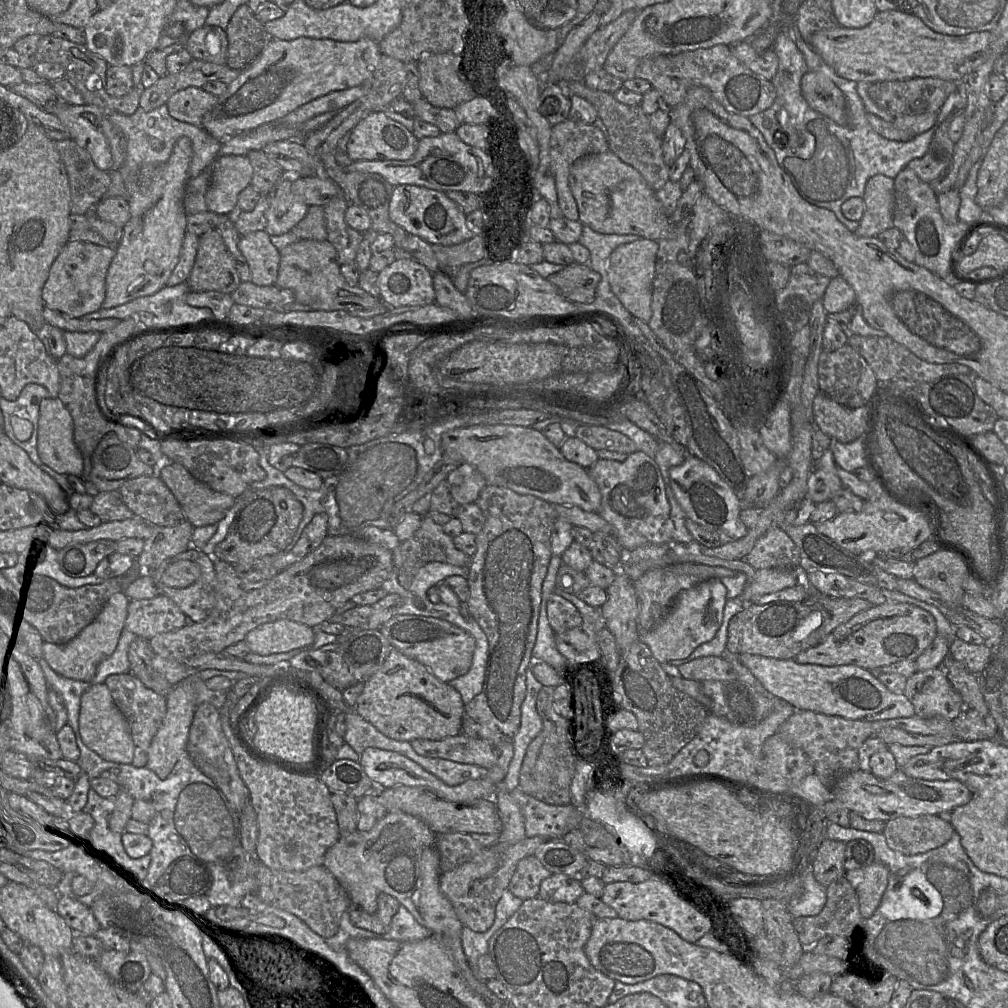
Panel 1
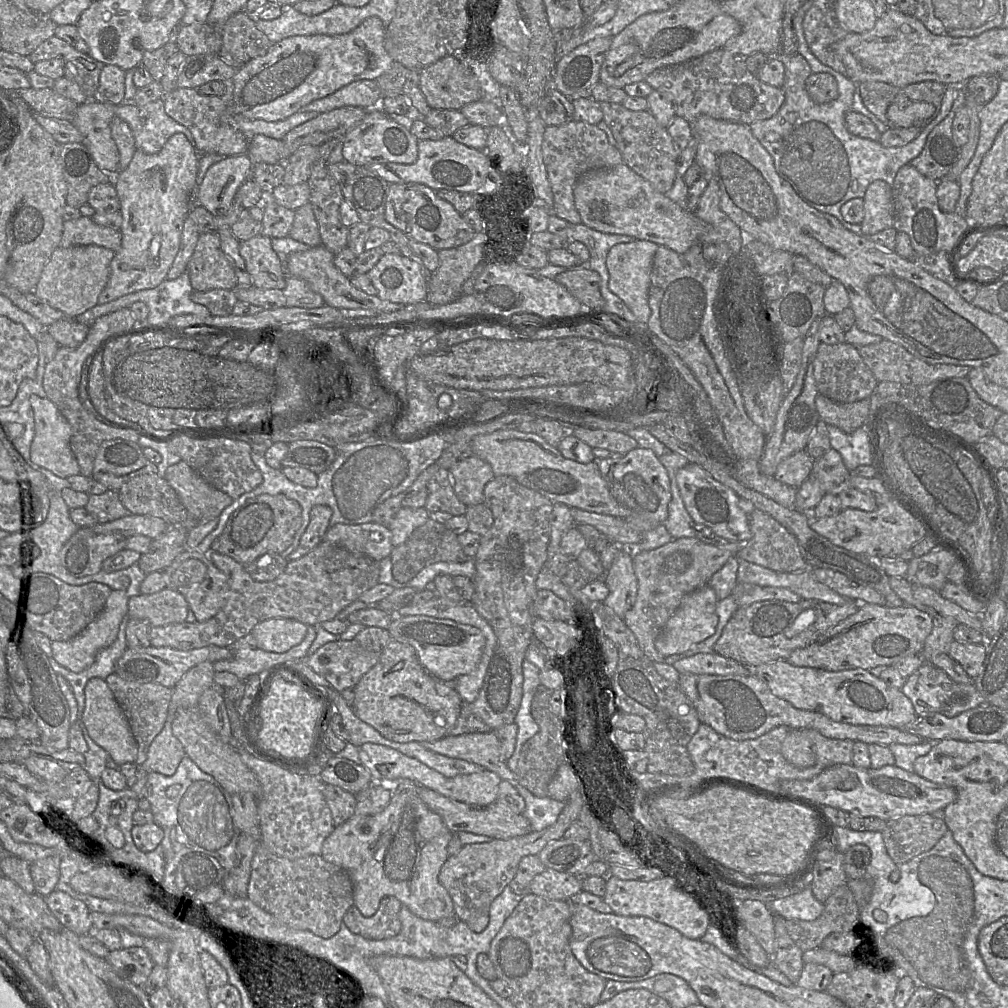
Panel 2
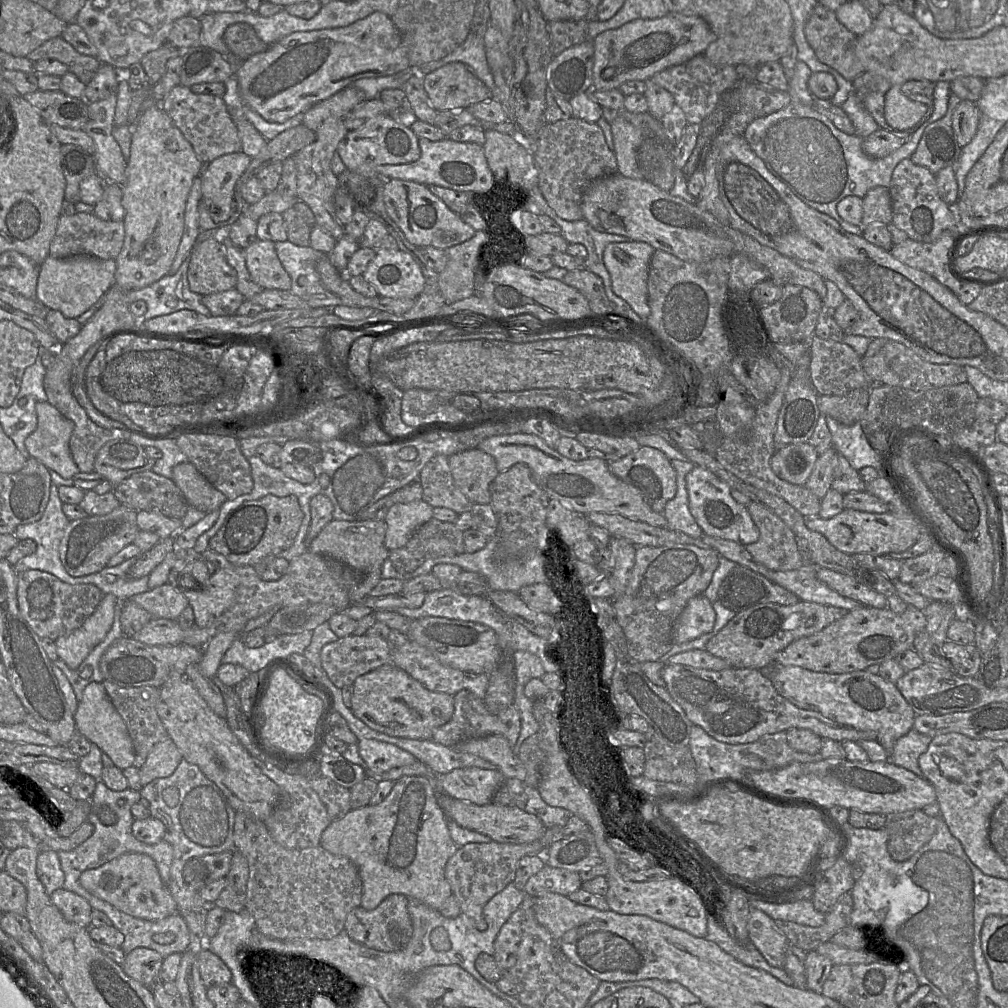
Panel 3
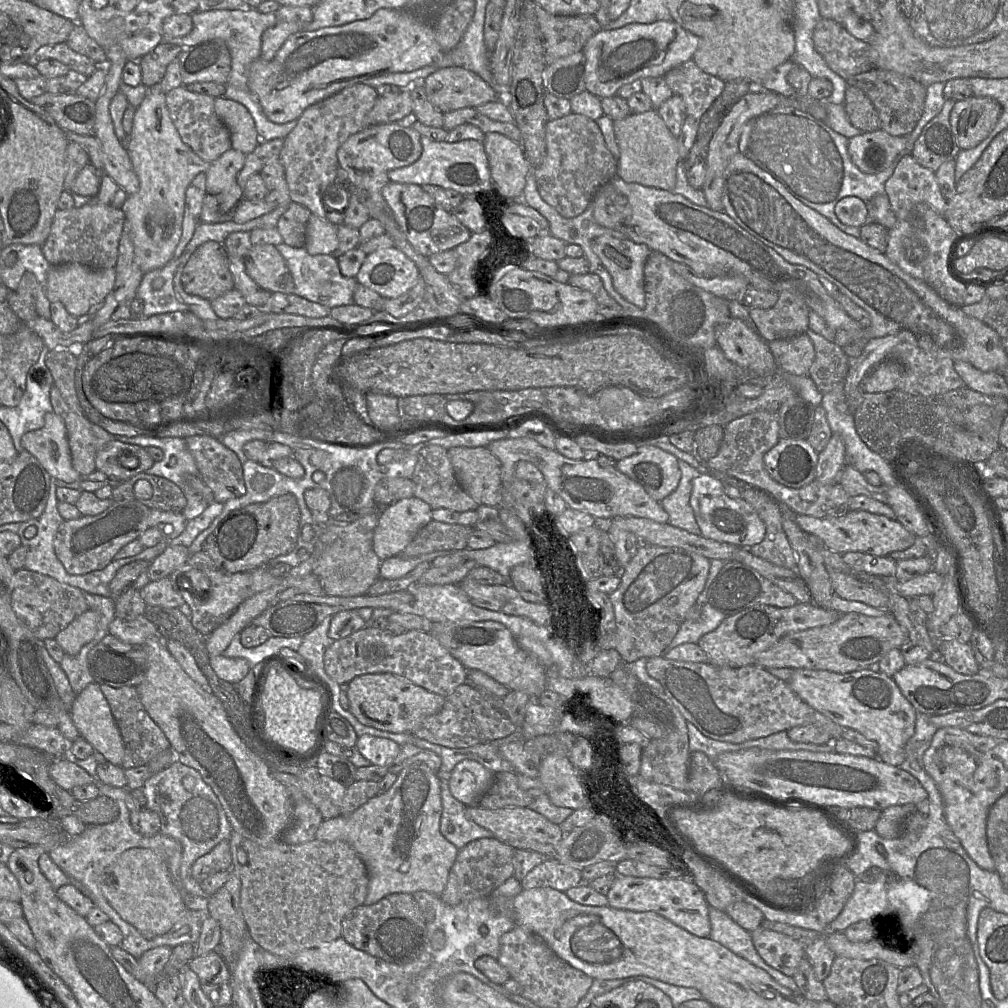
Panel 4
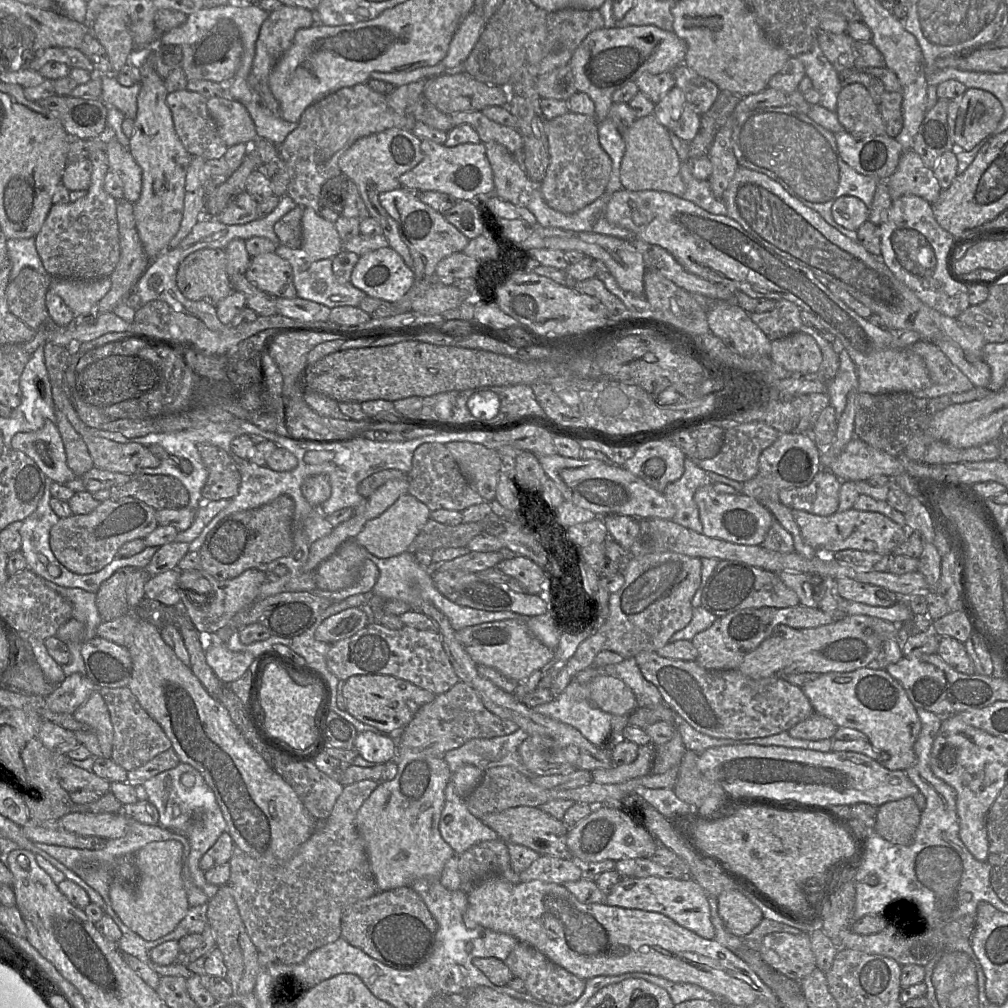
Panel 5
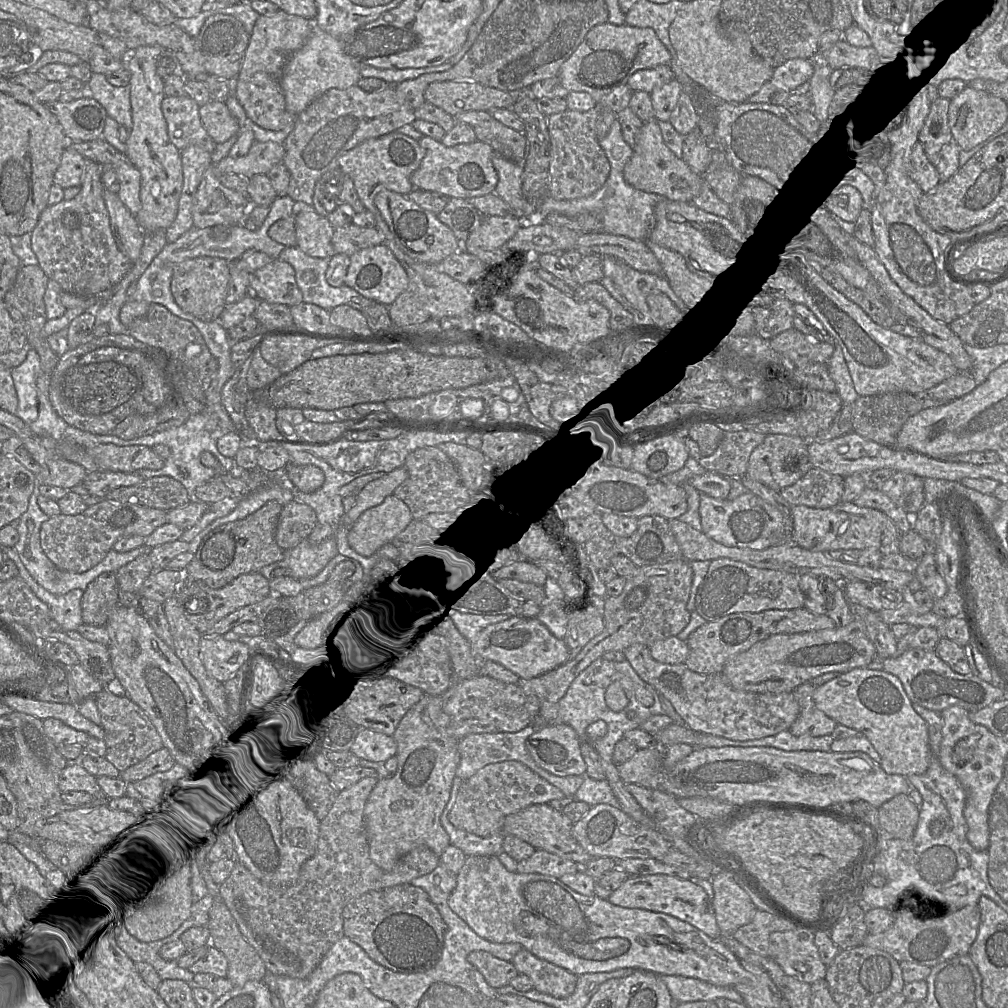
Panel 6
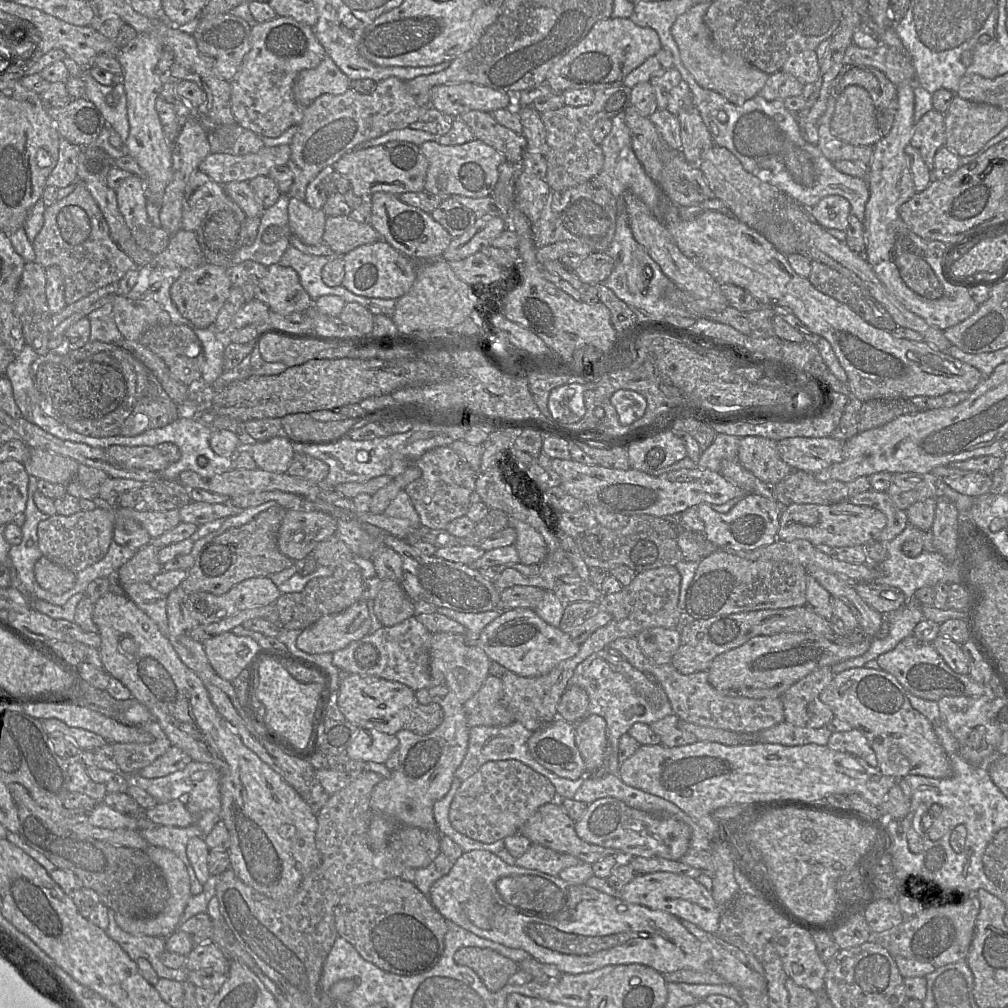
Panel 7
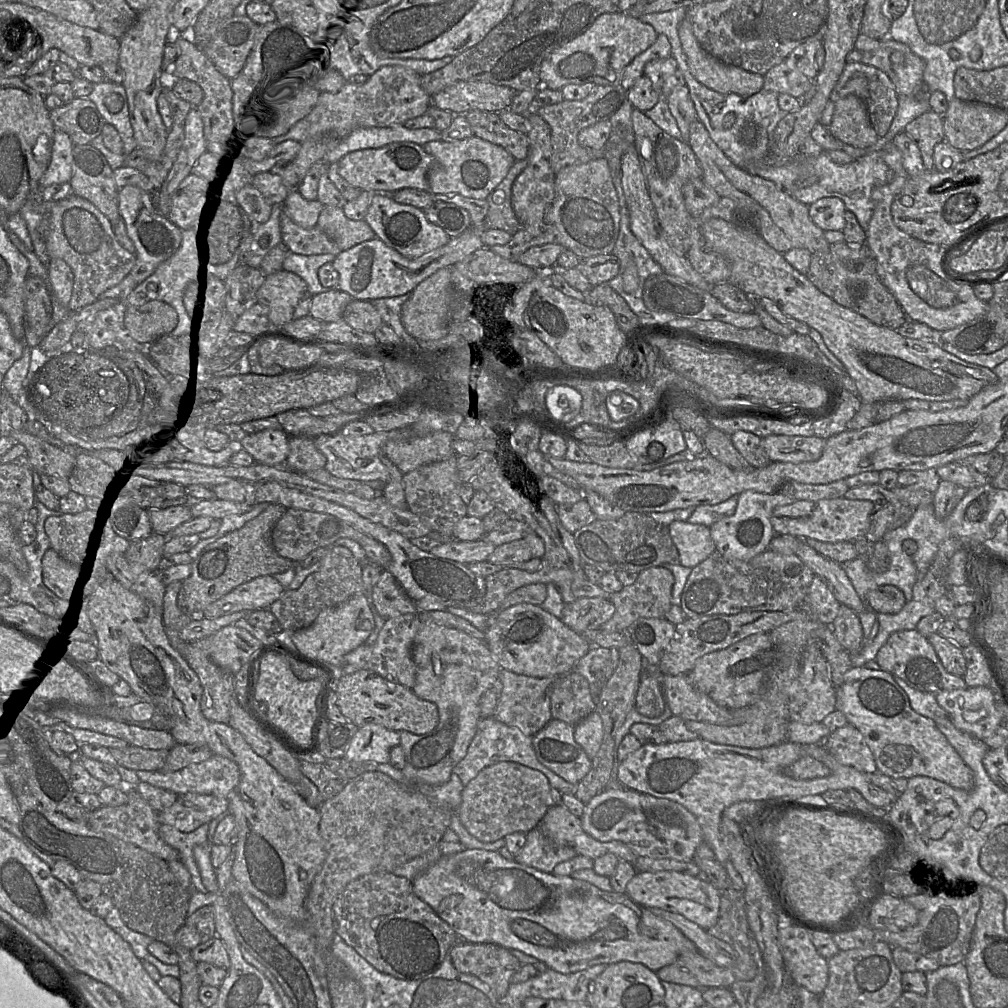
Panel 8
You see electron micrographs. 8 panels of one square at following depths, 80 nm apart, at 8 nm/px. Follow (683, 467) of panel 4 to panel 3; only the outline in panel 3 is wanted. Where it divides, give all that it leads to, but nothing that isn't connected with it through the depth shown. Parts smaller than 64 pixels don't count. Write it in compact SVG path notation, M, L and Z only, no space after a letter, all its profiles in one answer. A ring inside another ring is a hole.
M673 459L671 464L676 471L677 491L664 507L663 515L667 521L667 527L683 532L693 538L702 536L703 531L697 524L689 510L686 476L695 467L691 461Z

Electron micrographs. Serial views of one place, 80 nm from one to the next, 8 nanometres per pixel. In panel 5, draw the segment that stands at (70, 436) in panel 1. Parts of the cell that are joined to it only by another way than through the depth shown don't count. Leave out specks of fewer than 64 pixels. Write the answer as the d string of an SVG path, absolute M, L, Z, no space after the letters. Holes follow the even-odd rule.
M49 419L45 420L44 425L38 430L17 433L12 439L11 446L6 447L6 450L8 449L25 453L37 464L45 476L53 482L63 484L77 477L67 465L66 452L58 428Z

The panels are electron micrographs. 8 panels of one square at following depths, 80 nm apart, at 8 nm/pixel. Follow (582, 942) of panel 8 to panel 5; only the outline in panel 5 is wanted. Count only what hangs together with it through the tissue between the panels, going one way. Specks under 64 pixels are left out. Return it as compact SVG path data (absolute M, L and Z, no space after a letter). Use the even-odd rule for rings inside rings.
M501 875L489 876L476 884L467 892L467 900L468 905L463 920L468 928L481 926L495 932L509 934L518 942L536 948L552 962L581 979L644 972L673 982L697 984L722 997L725 1002L743 1007L748 1007L757 1000L768 1000L779 1004L774 992L745 961L715 940L705 939L661 913L609 906L606 903L585 904L562 884L540 880L513 884Z

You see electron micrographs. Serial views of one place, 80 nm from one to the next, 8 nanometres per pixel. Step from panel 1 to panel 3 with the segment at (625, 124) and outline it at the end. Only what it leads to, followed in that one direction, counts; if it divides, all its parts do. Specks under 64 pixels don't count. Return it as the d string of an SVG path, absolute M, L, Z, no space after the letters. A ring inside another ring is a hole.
M603 108L603 117L610 124L616 117L622 117L642 131L643 142L636 152L638 167L645 180L669 192L674 186L676 168L672 148L660 120L648 111L632 113L625 108L622 110Z

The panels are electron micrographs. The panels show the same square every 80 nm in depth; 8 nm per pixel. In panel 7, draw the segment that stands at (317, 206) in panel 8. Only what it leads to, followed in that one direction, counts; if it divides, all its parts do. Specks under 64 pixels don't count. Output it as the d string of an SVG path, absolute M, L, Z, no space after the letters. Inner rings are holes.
M290 197L289 228L305 244L317 245L323 242L326 218L323 209L313 209L305 201Z

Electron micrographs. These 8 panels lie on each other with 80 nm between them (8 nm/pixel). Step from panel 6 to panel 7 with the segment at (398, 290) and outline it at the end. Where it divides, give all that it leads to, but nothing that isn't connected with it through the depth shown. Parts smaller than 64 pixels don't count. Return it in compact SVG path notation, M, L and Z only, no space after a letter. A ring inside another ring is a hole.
M382 239L355 248L343 255L342 259L345 274L341 286L358 296L397 300L411 289L416 279L414 260Z

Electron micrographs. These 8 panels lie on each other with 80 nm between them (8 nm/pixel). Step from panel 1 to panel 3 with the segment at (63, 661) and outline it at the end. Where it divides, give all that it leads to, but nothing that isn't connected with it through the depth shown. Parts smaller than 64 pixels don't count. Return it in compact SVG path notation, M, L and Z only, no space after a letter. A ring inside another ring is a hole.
M105 594L95 611L77 629L55 640L59 659L71 669L77 669L91 650L110 631L118 598Z

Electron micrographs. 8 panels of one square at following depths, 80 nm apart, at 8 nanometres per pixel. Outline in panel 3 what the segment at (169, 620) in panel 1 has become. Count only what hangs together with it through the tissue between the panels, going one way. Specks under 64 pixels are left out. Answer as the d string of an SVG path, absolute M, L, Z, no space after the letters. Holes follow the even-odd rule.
M170 583L133 595L131 600L144 608L152 618L178 620L189 605L185 596Z

